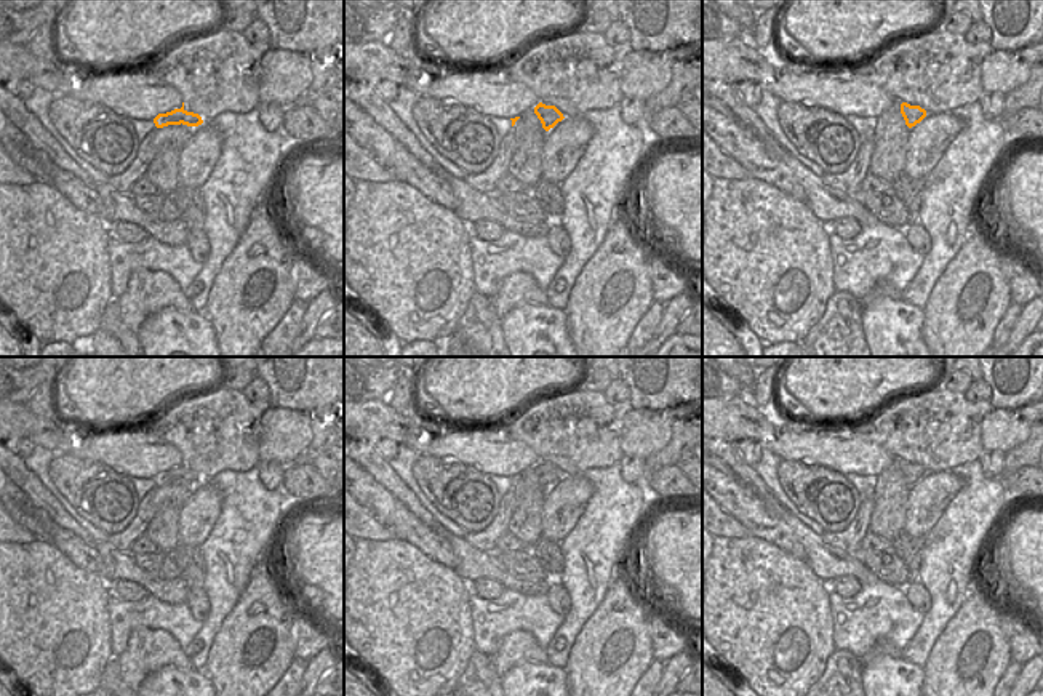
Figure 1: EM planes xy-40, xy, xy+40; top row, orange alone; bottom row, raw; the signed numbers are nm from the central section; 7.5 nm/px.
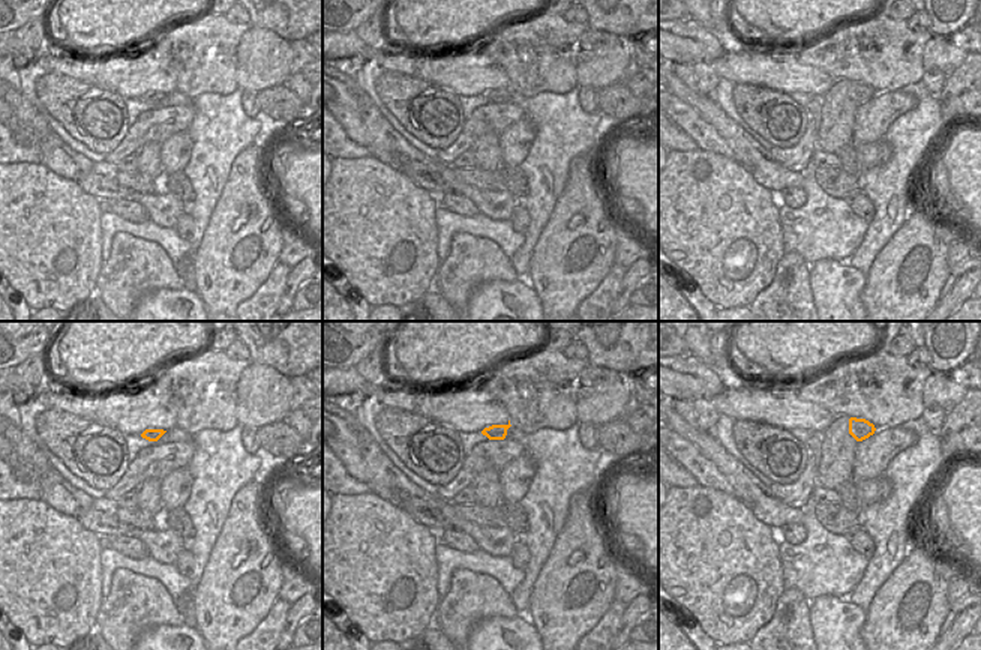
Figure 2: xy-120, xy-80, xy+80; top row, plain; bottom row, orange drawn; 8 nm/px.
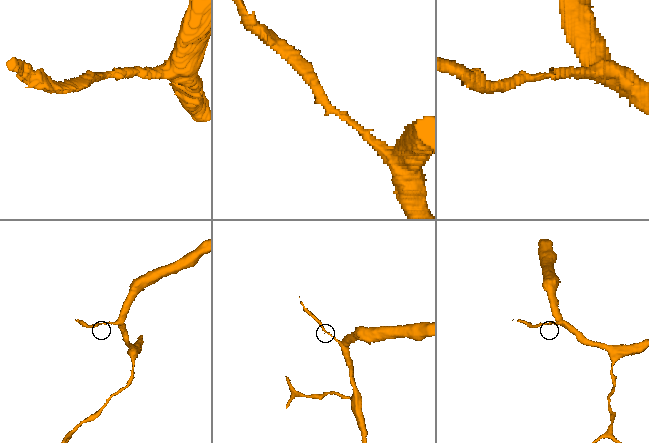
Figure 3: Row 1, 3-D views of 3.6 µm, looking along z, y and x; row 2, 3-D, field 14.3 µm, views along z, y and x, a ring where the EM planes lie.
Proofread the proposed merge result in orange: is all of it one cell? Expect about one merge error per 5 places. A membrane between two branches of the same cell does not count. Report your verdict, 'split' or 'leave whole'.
leave whole

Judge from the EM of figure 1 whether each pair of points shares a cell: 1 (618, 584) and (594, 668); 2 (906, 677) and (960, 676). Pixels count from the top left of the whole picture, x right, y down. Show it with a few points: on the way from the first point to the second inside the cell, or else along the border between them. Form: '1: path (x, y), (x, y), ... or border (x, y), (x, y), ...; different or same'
1: path (618, 605), (618, 634), (613, 647); same
2: border (922, 669), (925, 679); different

